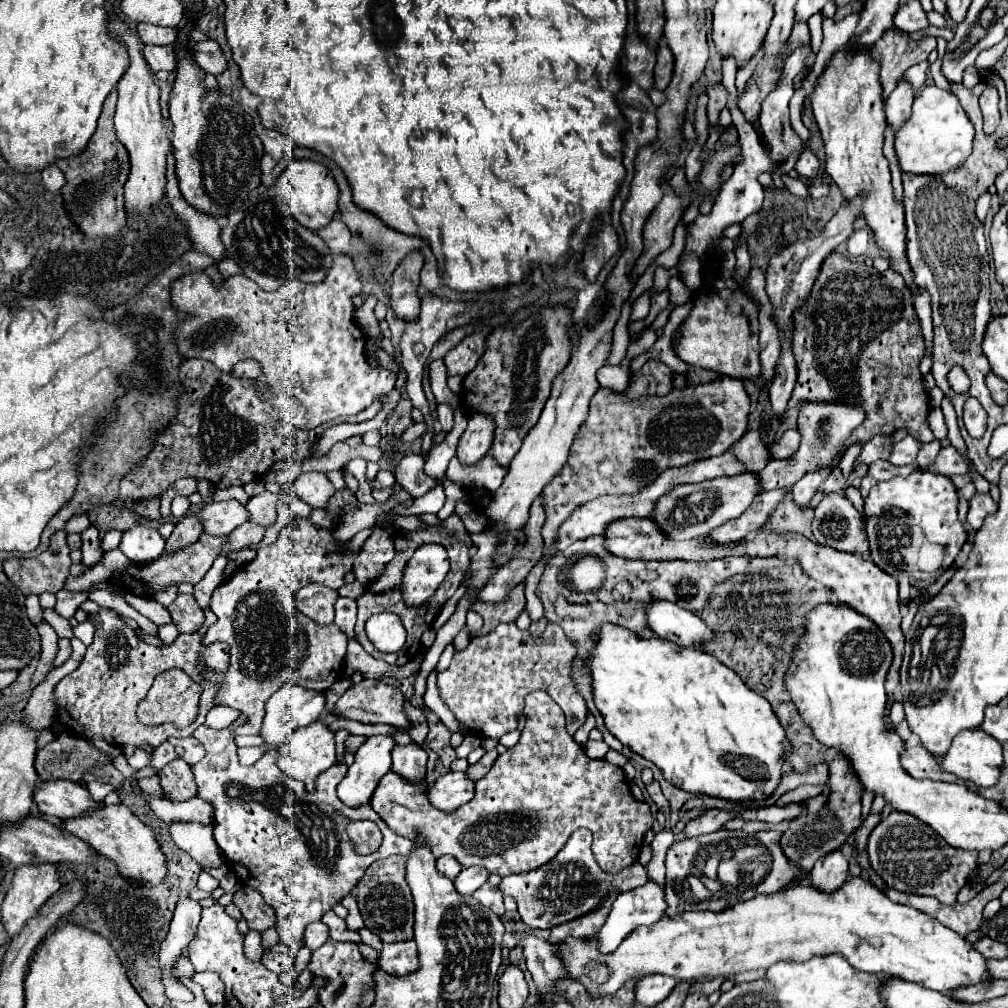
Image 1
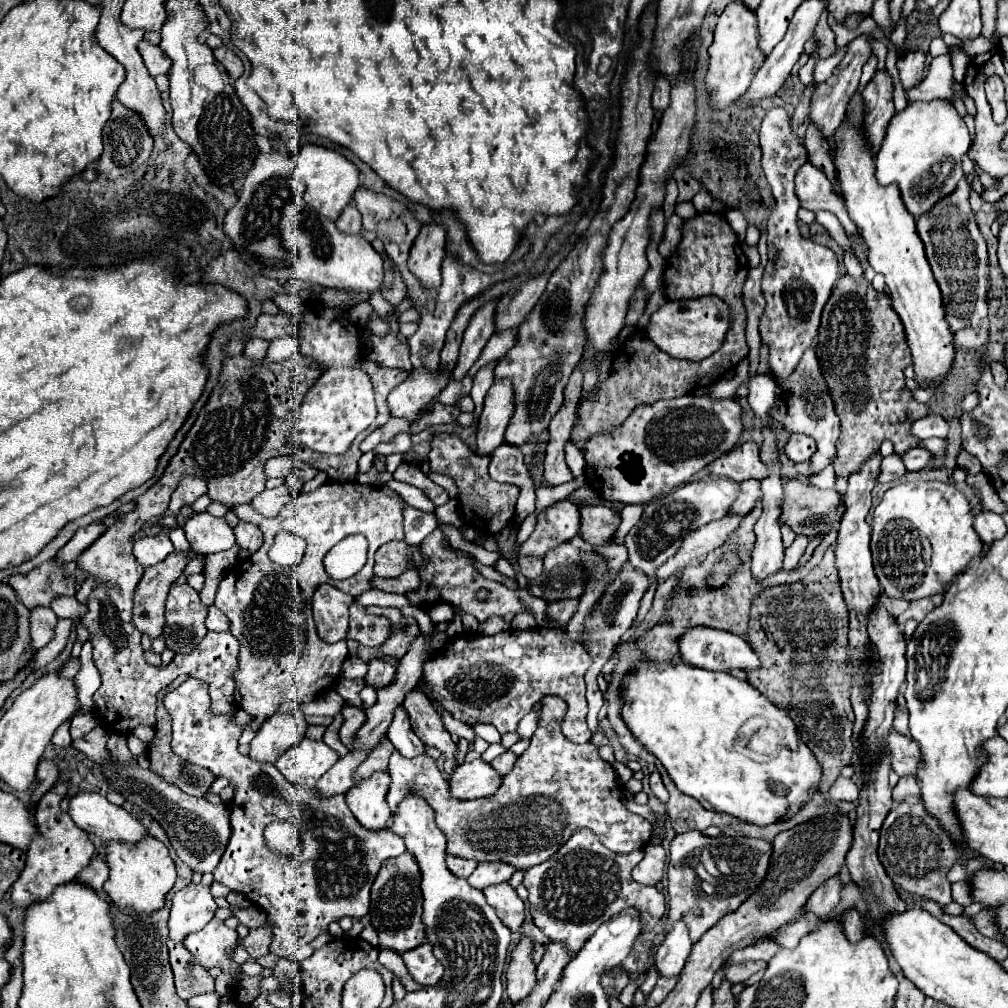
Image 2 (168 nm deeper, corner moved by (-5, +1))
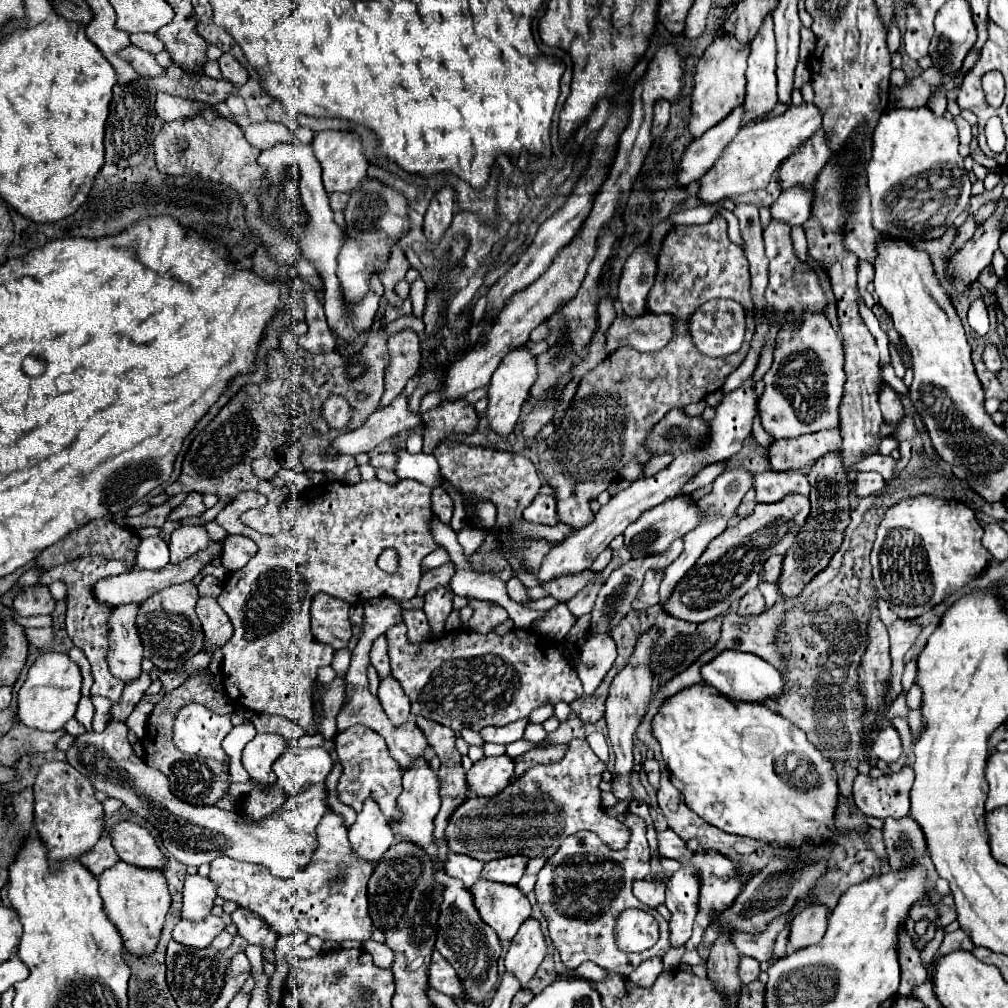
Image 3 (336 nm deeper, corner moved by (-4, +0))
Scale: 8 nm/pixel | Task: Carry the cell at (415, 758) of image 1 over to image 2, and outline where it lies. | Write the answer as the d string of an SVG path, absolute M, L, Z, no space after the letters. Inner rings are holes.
M398 706L394 712L394 722L388 728L388 740L394 744L394 748L404 754L406 758L414 758L426 752L426 746L420 744L420 738L412 732L408 714Z

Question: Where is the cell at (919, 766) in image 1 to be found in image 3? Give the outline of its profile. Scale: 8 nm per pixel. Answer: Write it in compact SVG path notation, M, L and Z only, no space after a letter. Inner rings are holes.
M885 723L883 729L877 733L873 745L871 745L871 755L875 759L883 759L887 763L893 763L899 759L903 747L901 747L901 739L899 739L899 733L895 731L893 725Z

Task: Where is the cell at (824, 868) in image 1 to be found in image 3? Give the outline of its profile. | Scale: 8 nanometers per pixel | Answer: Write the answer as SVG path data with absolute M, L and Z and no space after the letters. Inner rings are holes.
M815 905L811 909L803 909L793 921L791 921L791 933L789 933L789 953L795 953L799 949L805 949L807 945L817 945L827 927L827 909L821 905Z

